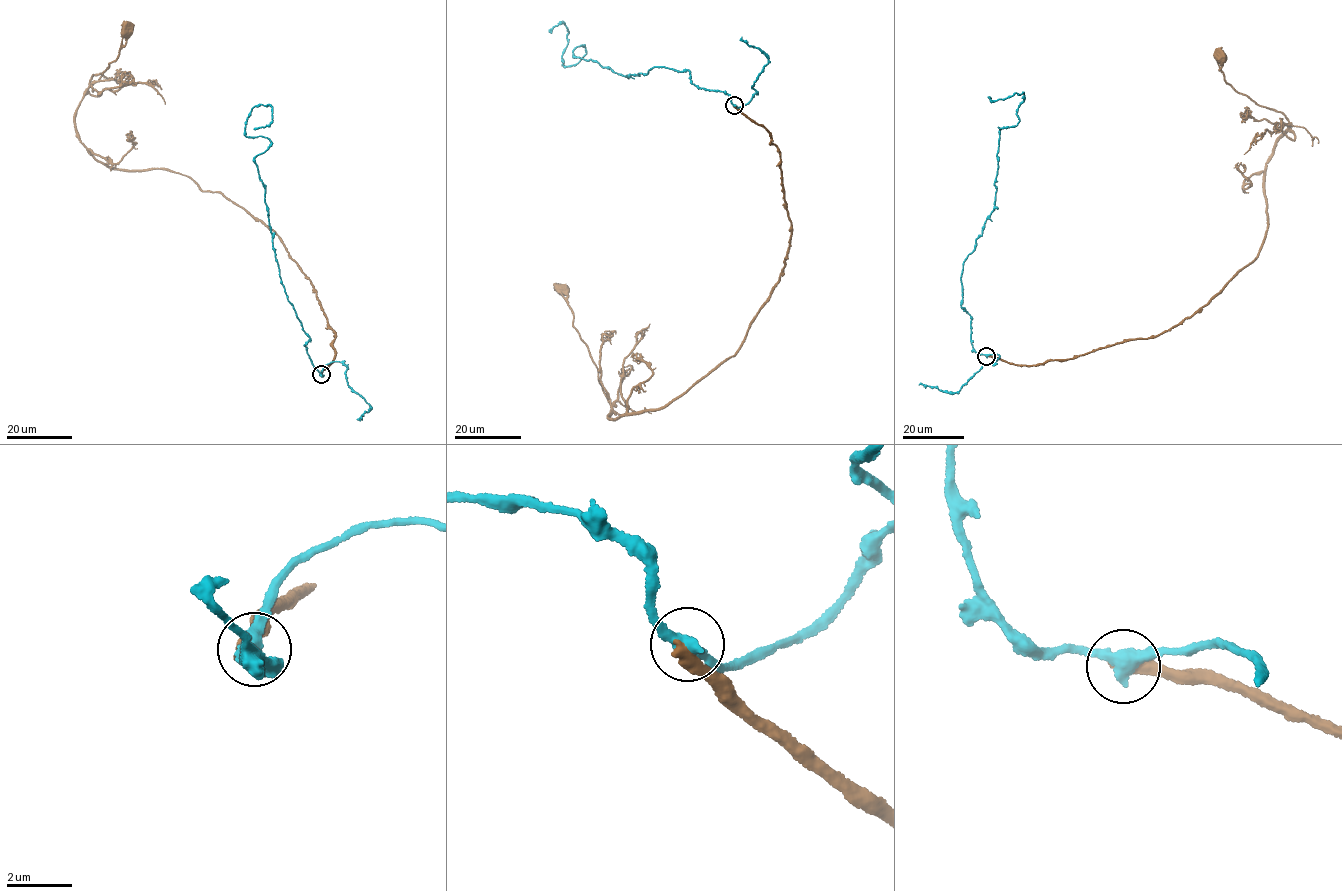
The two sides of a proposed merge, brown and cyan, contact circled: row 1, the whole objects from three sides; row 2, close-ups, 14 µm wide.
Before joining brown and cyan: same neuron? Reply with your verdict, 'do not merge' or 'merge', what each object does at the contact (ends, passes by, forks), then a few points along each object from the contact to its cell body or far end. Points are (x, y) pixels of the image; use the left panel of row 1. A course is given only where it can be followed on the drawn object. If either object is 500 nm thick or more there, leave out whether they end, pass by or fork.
do not merge; brown ends; cyan passes by; course brown (321, 374), (336, 337), (278, 236), (187, 176), (106, 167), (79, 139), (89, 79), (128, 30); course cyan (321, 374), (272, 244), (255, 159), (271, 142), (246, 135), (251, 109), (269, 105), (270, 125), (253, 129)

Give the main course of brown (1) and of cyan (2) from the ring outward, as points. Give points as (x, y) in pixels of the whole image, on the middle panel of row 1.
1: (735, 105), (777, 147), (791, 238), (781, 275), (735, 354), (666, 405), (609, 418), (611, 404), (563, 289)
2: (735, 105), (685, 69), (627, 77), (574, 56), (581, 46), (567, 67), (565, 24), (549, 32)

